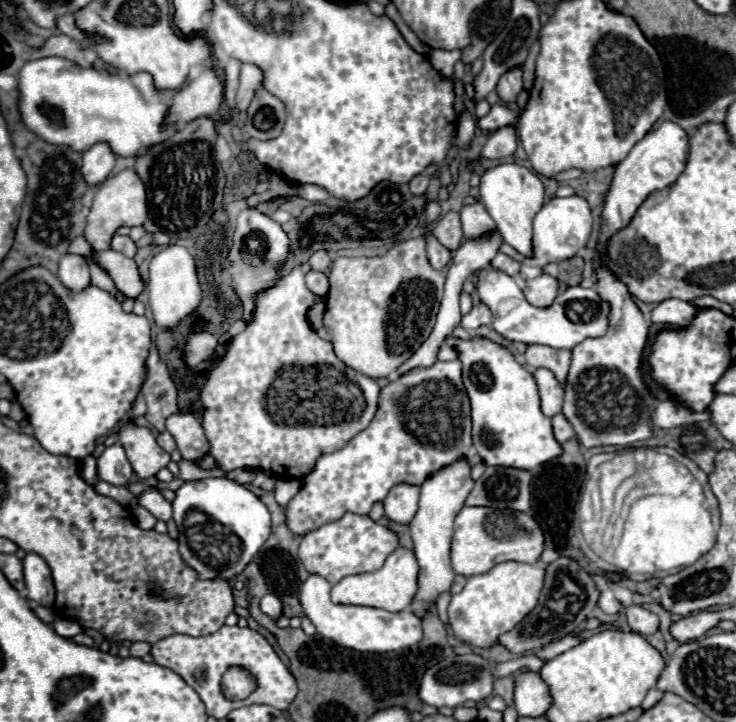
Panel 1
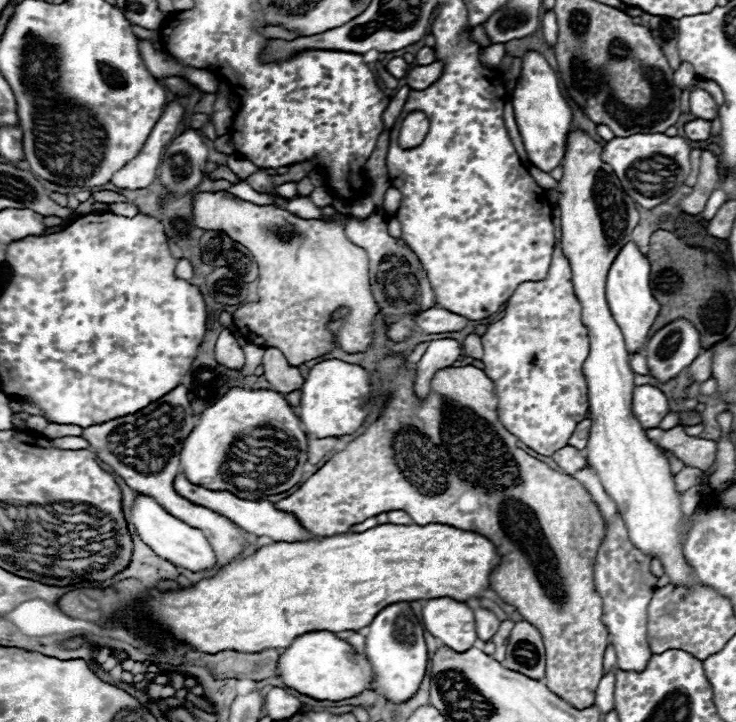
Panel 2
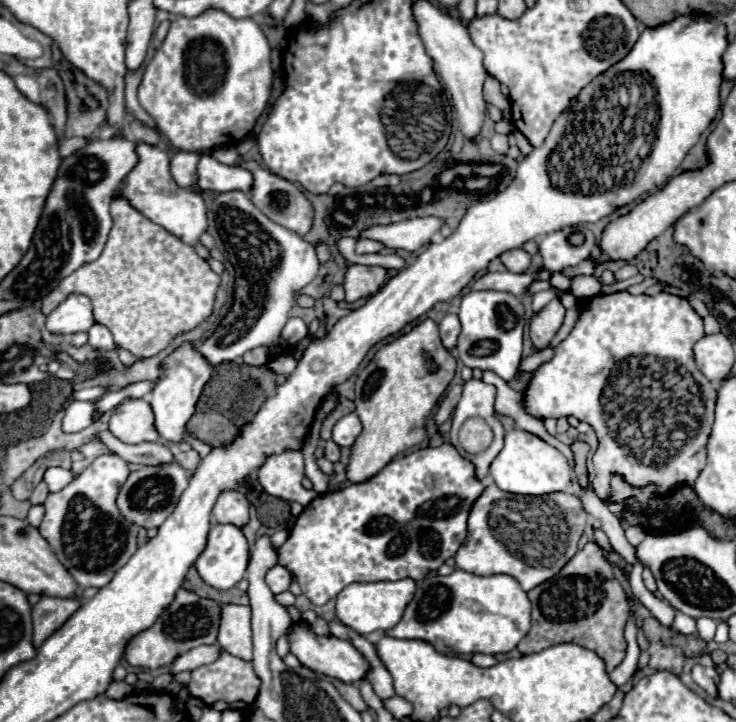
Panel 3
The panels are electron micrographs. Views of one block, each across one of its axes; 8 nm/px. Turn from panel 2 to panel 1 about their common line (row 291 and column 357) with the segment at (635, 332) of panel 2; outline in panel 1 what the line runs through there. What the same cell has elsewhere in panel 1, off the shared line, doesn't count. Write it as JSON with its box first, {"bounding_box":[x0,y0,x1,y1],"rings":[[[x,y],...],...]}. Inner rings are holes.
{"bounding_box":[300,574,422,654],"rings":[[[310,574],[308,580],[300,586],[300,602],[304,608],[304,614],[310,618],[310,622],[316,626],[318,634],[324,638],[358,652],[378,652],[386,654],[392,650],[408,648],[422,638],[422,622],[416,618],[410,610],[402,612],[386,612],[380,608],[368,608],[368,606],[344,606],[334,604],[330,600],[330,584],[326,578],[318,574]]]}

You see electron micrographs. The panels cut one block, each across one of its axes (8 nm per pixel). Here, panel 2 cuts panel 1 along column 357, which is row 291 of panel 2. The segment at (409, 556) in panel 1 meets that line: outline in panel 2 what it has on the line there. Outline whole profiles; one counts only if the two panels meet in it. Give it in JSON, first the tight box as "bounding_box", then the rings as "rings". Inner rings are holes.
{"bounding_box":[548,128,696,584],"rings":[[[572,128],[566,136],[566,152],[560,164],[562,178],[556,190],[548,192],[548,200],[560,208],[562,250],[572,266],[574,294],[582,304],[582,324],[590,338],[590,354],[584,362],[590,404],[588,418],[592,420],[586,460],[600,476],[604,490],[616,502],[632,544],[650,556],[658,556],[670,582],[690,584],[696,576],[684,560],[682,534],[686,534],[692,518],[682,522],[680,496],[674,490],[674,476],[668,460],[664,452],[648,440],[644,428],[632,414],[634,372],[628,364],[630,354],[604,294],[608,268],[620,248],[630,240],[638,224],[638,210],[636,202],[624,192],[612,166],[604,164],[600,156],[602,146],[586,132]]]}

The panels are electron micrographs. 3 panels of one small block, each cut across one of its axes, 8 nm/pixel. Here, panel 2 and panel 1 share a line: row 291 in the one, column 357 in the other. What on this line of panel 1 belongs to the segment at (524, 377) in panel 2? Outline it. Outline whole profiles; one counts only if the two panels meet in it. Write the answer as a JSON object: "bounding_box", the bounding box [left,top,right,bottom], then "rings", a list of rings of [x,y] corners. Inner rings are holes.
{"bounding_box":[298,512,398,584],"rings":[[[346,512],[340,520],[324,524],[324,528],[318,528],[316,532],[304,536],[300,542],[298,556],[310,574],[320,574],[330,584],[336,584],[352,574],[378,570],[388,558],[388,554],[394,552],[396,548],[398,538],[392,530],[384,528],[382,524],[374,522],[368,516],[356,516],[352,512]]]}

